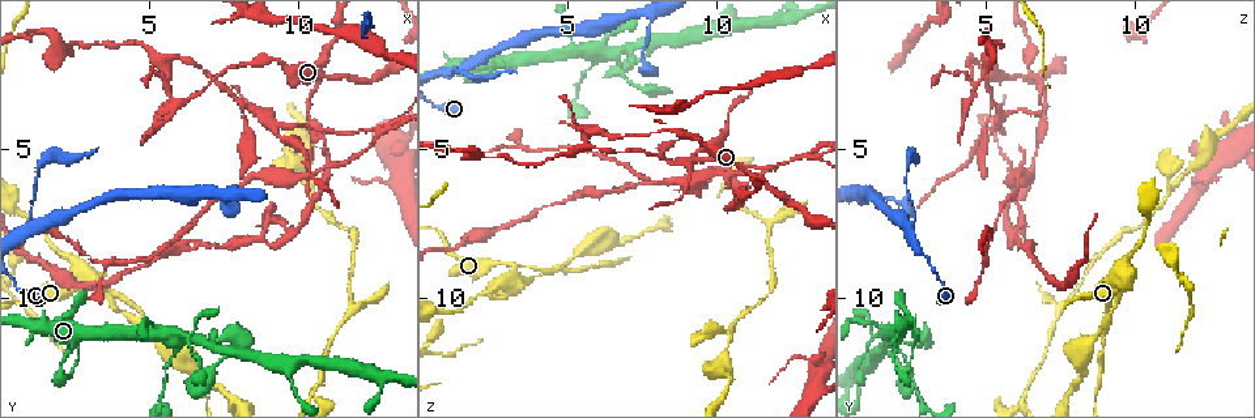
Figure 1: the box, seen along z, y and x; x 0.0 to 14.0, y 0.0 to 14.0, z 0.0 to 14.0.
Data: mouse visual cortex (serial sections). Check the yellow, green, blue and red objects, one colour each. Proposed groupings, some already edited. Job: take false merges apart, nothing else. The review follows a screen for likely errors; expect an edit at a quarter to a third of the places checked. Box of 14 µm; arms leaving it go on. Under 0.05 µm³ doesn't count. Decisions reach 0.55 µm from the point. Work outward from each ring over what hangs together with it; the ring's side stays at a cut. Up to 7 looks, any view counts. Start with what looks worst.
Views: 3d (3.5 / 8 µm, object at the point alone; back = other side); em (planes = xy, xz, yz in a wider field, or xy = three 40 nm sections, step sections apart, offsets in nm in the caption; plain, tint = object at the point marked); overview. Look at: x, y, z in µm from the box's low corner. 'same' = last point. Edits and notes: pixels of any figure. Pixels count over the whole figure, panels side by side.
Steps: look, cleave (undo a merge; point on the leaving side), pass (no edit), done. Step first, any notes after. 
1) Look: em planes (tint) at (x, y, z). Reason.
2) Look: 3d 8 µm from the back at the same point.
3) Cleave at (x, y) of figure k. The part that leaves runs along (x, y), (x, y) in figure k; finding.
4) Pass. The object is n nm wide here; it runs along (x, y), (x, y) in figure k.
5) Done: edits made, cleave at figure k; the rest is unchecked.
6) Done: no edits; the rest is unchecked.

Look: 3d 3.5 µm at (1.1, 7.6, 2.4). Side arm on a straight run.

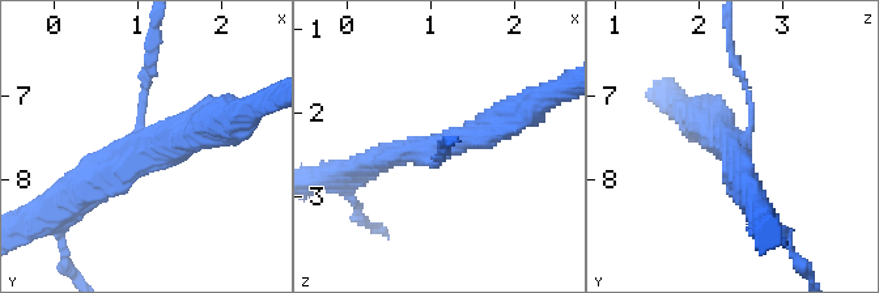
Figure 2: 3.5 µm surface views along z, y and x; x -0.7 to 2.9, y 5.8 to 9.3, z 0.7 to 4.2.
Look: em xy step 1 (plain) at (1.05, 7.60, 2.45).

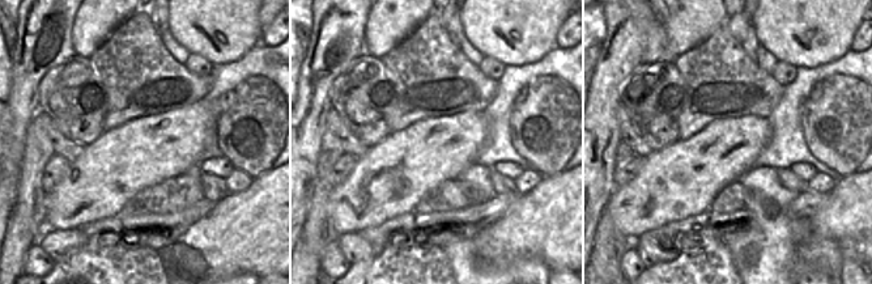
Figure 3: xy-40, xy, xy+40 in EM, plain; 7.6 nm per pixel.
Look: em xy step 1 (tint) at the same point.

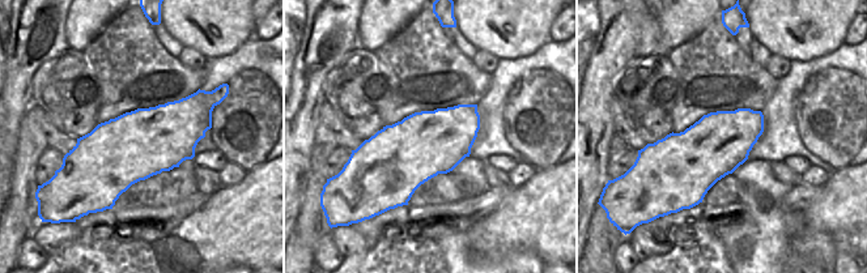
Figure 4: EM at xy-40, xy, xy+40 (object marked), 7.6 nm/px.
Cleave at (151, 69) of figure 2. The part that leaves runs along (140, 110), (152, 34) in figure 2; two cells meet here.

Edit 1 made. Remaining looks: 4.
Look: overview. See it whole again.

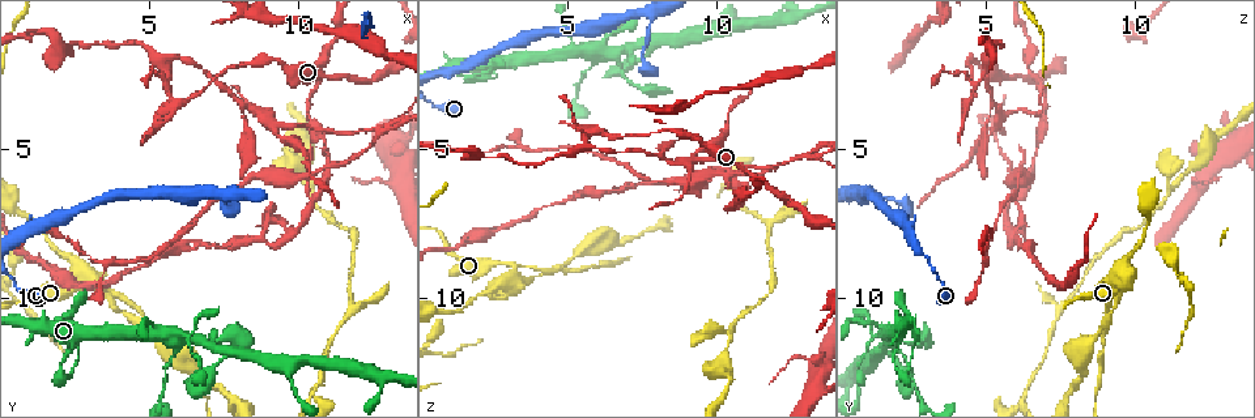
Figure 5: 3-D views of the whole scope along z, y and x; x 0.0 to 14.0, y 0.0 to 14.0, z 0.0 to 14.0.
Look: em xy step 1 (tint) at (5.9, 11.8, 2.1). Sudden change in width.

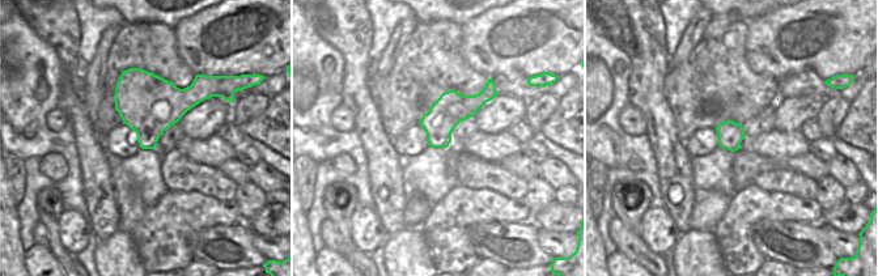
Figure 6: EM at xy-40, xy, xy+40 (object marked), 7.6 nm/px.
Look: 3d 3.5 µm at the same point. See where the arms go.

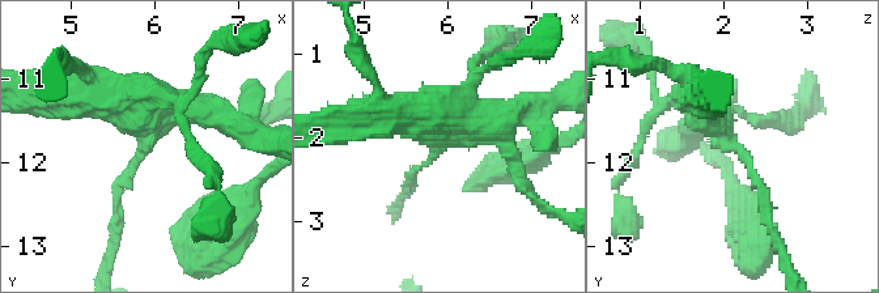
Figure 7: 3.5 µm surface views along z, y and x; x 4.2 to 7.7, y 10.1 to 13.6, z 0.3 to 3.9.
Pass. The arms are 150, 500 nm wide; it runs along (699, 97), (763, 189), (772, 229) in figure 7; all the same cell.

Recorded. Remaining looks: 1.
Look: 3d 3.5 µm at (3.2, 9.4, 9.4). Arms run side by side.

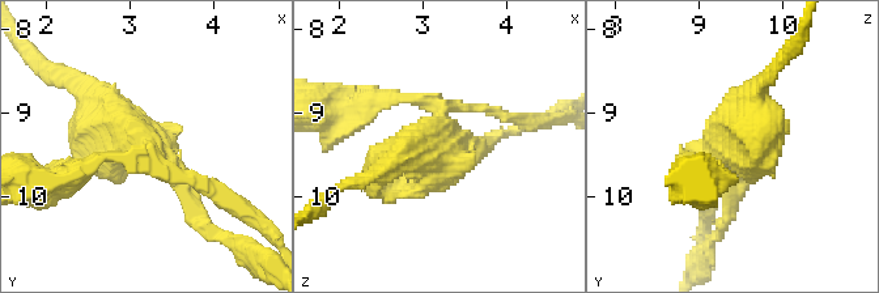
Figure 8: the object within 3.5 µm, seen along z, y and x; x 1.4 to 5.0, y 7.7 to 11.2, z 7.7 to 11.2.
Cleave at (109, 122) of figure 8. The part that leaves runs along (434, 105), (450, 151), (491, 141) in figure 8; two cells meet here.

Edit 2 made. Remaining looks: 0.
Done: edits made, cleave at figure 2, cleave at figure 8; the rest is unchecked.

